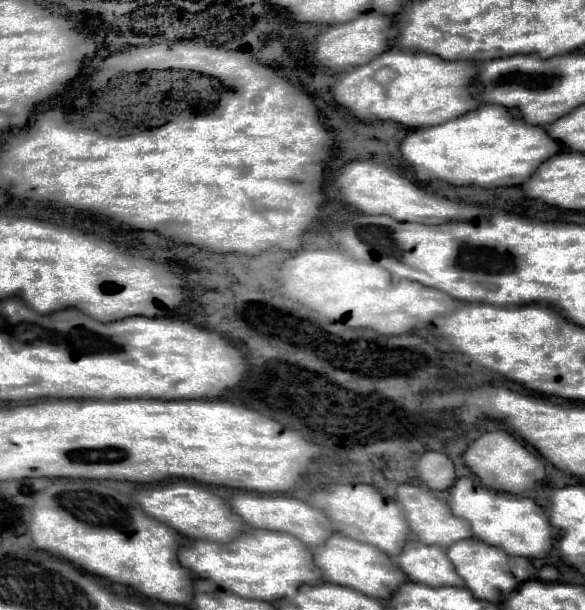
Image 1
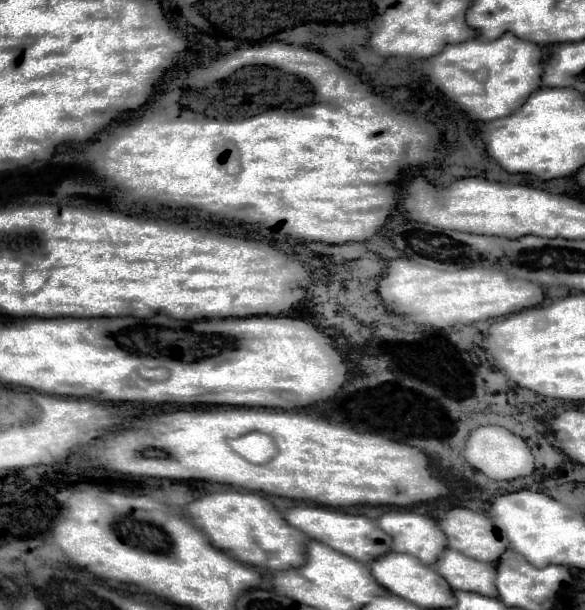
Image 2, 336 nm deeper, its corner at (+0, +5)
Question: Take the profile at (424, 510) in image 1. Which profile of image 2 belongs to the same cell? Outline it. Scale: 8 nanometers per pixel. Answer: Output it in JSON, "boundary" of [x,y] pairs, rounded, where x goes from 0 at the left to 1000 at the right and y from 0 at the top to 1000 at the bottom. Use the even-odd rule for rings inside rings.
{"boundary":[[[778,830],[757,843],[757,849],[747,856],[750,866],[757,866],[764,879],[764,895],[822,921],[850,921],[853,911],[867,902],[867,889],[860,889],[850,872],[843,875],[843,859],[826,839],[809,839],[791,830]]]}

